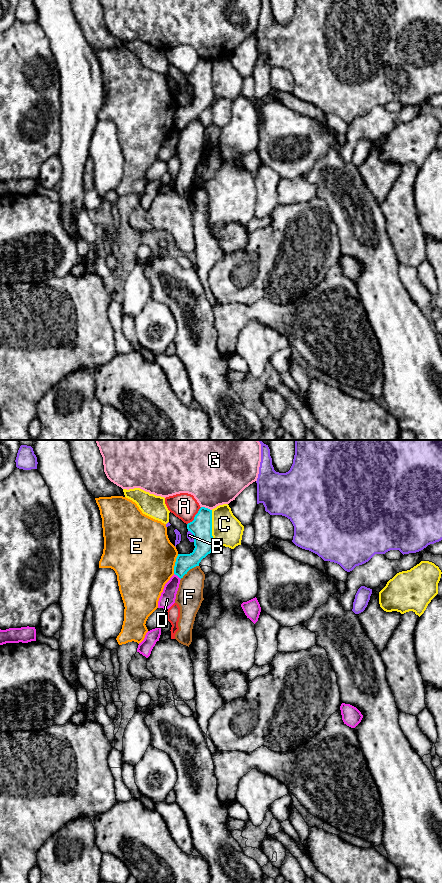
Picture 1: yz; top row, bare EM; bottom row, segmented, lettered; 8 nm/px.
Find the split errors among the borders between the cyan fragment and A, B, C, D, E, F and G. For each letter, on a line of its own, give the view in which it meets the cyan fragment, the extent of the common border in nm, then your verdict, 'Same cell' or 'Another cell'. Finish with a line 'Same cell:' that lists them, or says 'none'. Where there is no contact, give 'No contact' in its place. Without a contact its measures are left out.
A: Touches cyan in yz. Shared border 180 nm. Another cell
B: Touches cyan in yz. Shared border 110 nm. Another cell
C: Touches cyan in yz. Shared border 280 nm. Another cell
D: Touches cyan in yz. Shared border 80 nm. Another cell
E: Touches cyan in yz. Shared border 170 nm. Another cell
F: Touches cyan in yz. Shared border 190 nm. Another cell
G: Touches cyan in yz. Shared border 90 nm. Another cell
Same cell: none

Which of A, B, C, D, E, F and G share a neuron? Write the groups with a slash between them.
A / B / C / D / E / F / G

